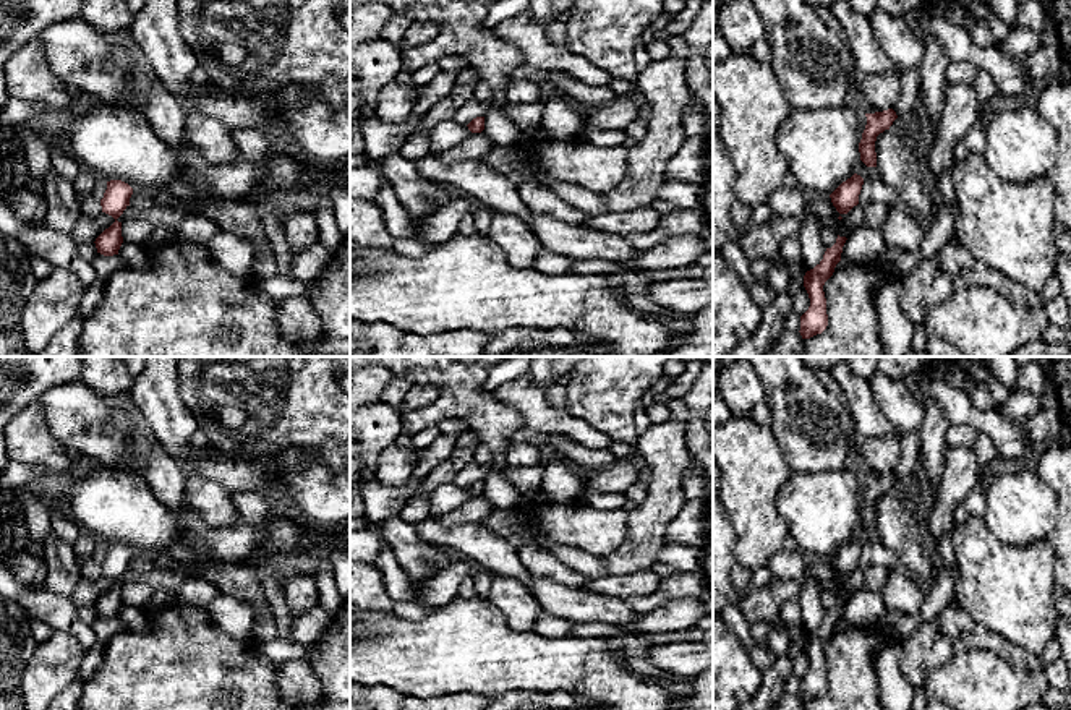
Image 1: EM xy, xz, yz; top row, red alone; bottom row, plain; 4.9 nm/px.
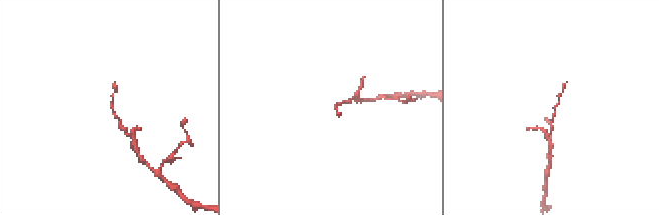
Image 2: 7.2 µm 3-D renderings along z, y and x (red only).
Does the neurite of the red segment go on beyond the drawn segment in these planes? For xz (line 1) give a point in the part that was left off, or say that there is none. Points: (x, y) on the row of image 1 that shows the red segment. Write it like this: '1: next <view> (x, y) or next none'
1: next none

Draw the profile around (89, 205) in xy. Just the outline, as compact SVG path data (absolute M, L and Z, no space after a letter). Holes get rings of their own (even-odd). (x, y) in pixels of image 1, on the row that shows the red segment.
M94 195L79 196L79 207L84 216L96 217L102 212L100 199Z

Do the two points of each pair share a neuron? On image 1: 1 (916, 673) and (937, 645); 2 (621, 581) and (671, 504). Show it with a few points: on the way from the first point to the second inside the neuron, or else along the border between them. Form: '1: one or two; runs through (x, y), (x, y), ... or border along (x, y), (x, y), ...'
1: one; runs through (916, 667), (930, 652)
2: two; border along (650, 568), (629, 573), (606, 573)

